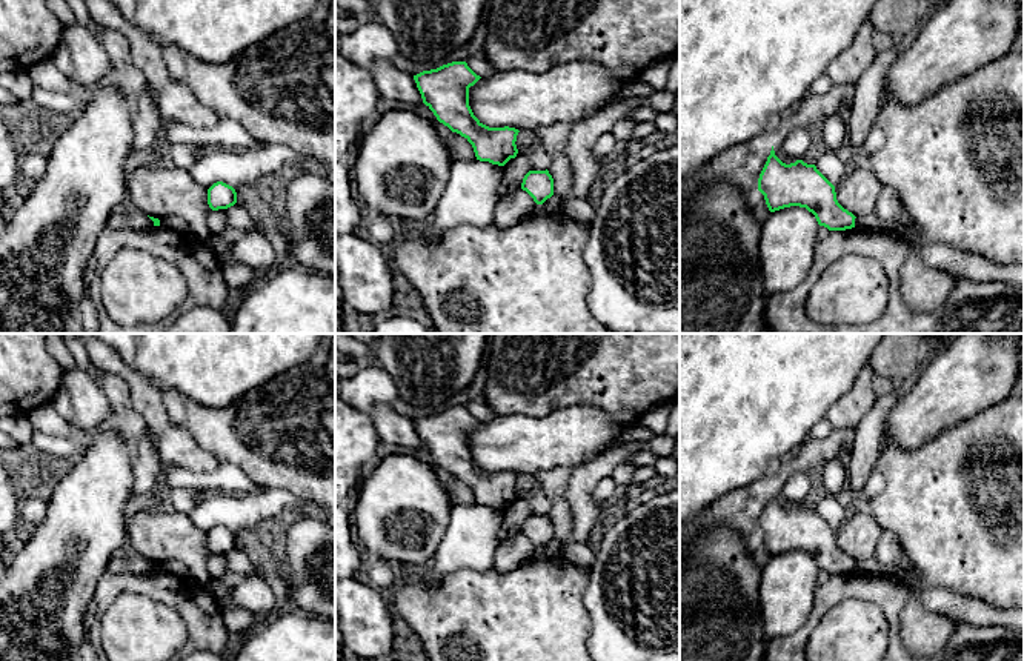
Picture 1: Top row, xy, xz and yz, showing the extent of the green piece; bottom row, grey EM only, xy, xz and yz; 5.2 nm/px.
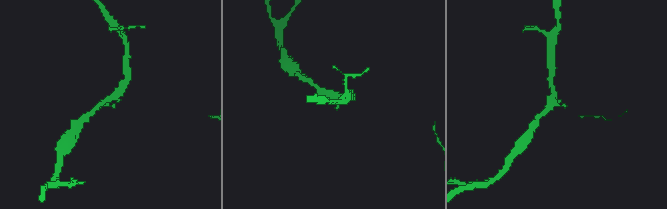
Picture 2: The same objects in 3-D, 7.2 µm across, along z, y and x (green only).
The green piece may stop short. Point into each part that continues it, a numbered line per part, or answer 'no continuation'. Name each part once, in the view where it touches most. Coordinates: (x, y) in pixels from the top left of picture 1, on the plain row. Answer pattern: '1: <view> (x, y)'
no continuation

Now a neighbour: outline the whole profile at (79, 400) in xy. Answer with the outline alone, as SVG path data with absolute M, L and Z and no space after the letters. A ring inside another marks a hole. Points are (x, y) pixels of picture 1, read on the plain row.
M77 366L63 372L51 404L71 424L74 435L78 438L94 433L112 414L109 400L98 387L92 370L83 370Z

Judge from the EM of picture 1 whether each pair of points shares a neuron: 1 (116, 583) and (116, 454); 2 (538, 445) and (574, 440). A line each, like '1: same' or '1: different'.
1: different
2: same

